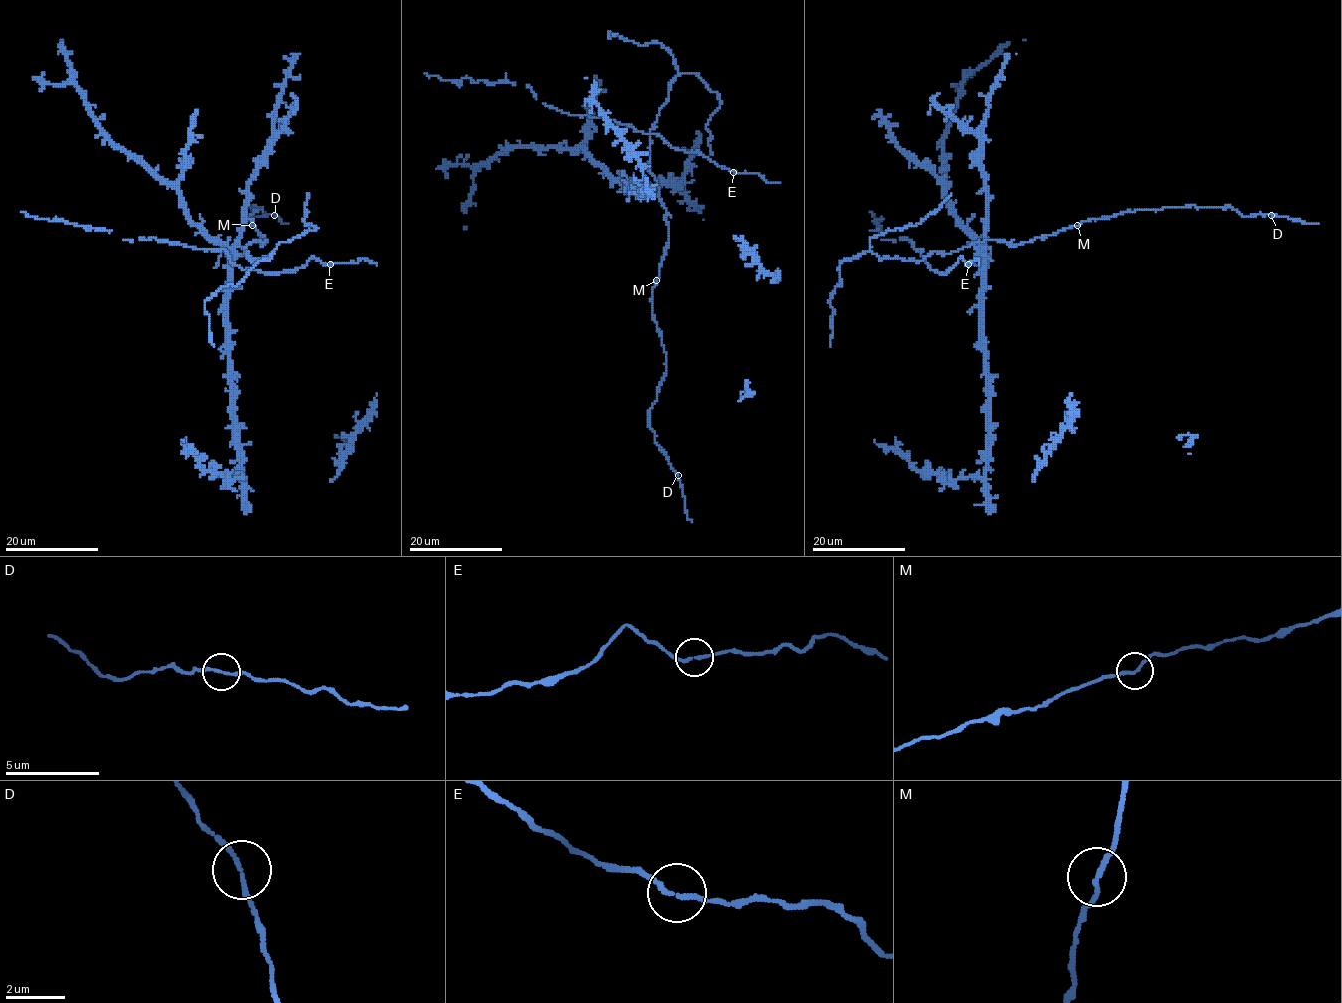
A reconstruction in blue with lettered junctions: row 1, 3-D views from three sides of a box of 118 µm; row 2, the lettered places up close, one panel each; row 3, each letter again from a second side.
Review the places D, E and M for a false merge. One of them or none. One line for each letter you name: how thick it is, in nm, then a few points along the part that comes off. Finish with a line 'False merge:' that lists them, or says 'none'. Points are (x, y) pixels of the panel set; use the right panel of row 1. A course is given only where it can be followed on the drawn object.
False merge: none

